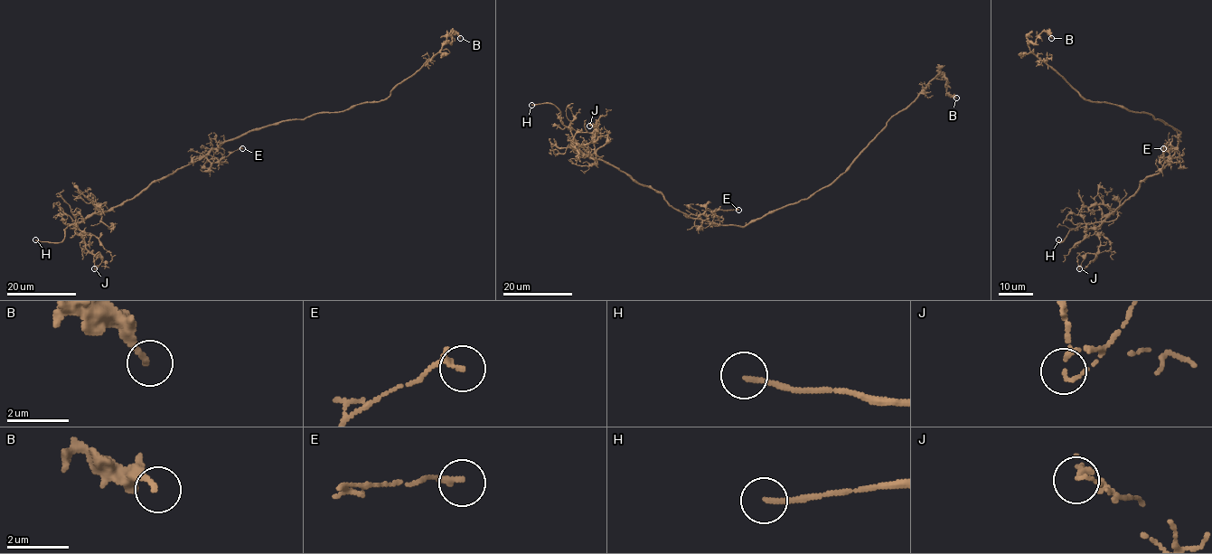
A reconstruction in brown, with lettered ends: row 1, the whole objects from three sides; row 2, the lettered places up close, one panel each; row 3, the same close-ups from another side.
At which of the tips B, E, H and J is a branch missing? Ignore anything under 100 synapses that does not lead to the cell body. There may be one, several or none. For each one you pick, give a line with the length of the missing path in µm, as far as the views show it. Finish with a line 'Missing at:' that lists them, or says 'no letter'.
H: 10 µm
Missing at: H

